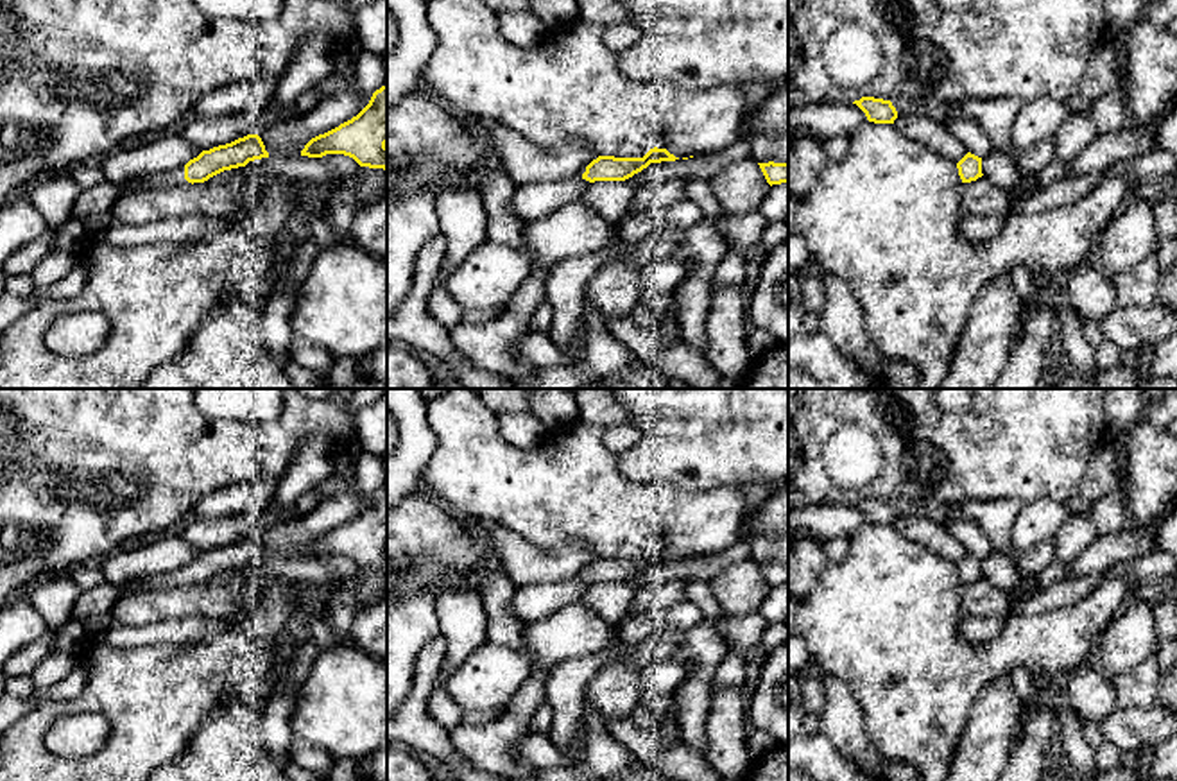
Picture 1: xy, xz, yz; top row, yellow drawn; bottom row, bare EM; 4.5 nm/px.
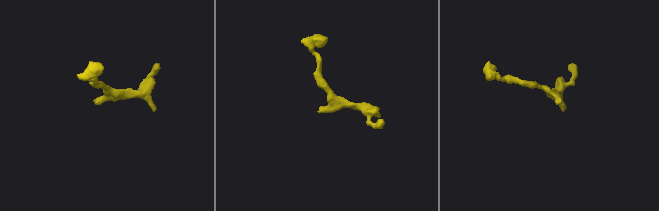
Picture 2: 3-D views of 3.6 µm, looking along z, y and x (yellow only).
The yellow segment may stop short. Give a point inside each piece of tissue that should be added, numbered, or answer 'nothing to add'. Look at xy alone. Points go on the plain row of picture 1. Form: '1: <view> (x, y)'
1: xy (174, 579)

